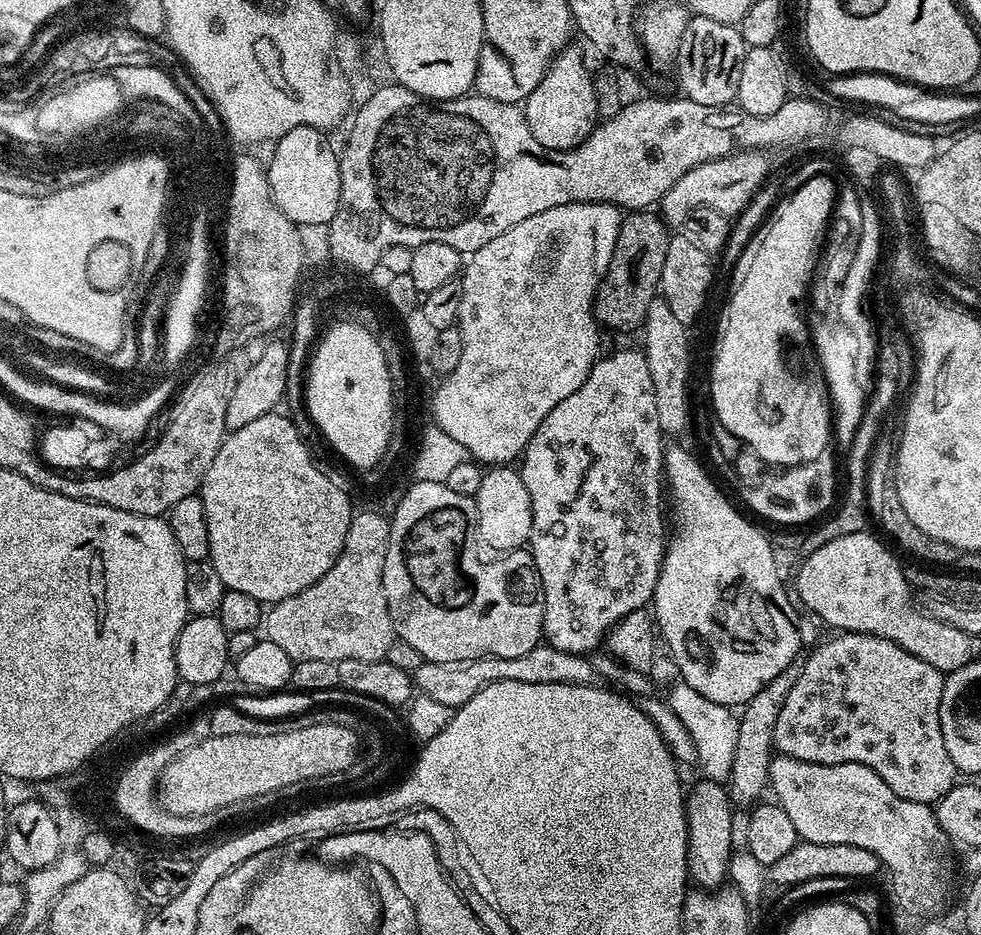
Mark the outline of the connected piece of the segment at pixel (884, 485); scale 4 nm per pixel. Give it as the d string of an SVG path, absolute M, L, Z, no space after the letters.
M884 430L880 432L876 444L873 446L867 470L867 511L873 521L876 519L880 523L881 530L879 529L879 531L889 541L896 540L897 545L895 544L895 547L897 549L905 548L912 555L912 558L928 566L955 565L952 563L958 558L961 559L962 556L960 549L941 540L930 538L930 534L918 530L918 526L914 526L914 522L910 522L910 514L906 514L906 510L902 510L902 502L898 498L898 490L894 483L894 461L896 459L897 443L897 437L893 433L891 436L887 430Z

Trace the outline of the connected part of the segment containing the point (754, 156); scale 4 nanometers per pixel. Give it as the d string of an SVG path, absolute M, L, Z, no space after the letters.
M745 149L743 152L723 156L722 159L700 163L693 170L688 170L660 200L658 212L661 219L671 229L678 230L683 227L691 210L702 206L719 210L729 218L737 217L765 183L763 180L770 168L767 156L769 155L761 149Z

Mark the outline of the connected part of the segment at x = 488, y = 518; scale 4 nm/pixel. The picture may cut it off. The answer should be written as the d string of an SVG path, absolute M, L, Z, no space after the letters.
M492 466L484 472L482 486L478 486L476 501L476 527L478 536L485 545L489 544L496 552L508 552L522 544L527 545L532 539L532 507L530 494L526 494L526 486L522 482L519 471L512 466Z

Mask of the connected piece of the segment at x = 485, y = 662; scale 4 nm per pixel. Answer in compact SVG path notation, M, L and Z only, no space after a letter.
M539 644L518 658L484 656L482 659L458 659L455 662L425 661L412 677L415 687L423 695L456 709L468 702L478 690L496 681L531 682L534 685L593 684L597 681L598 670L596 672L589 660L585 655L572 655L568 651Z

